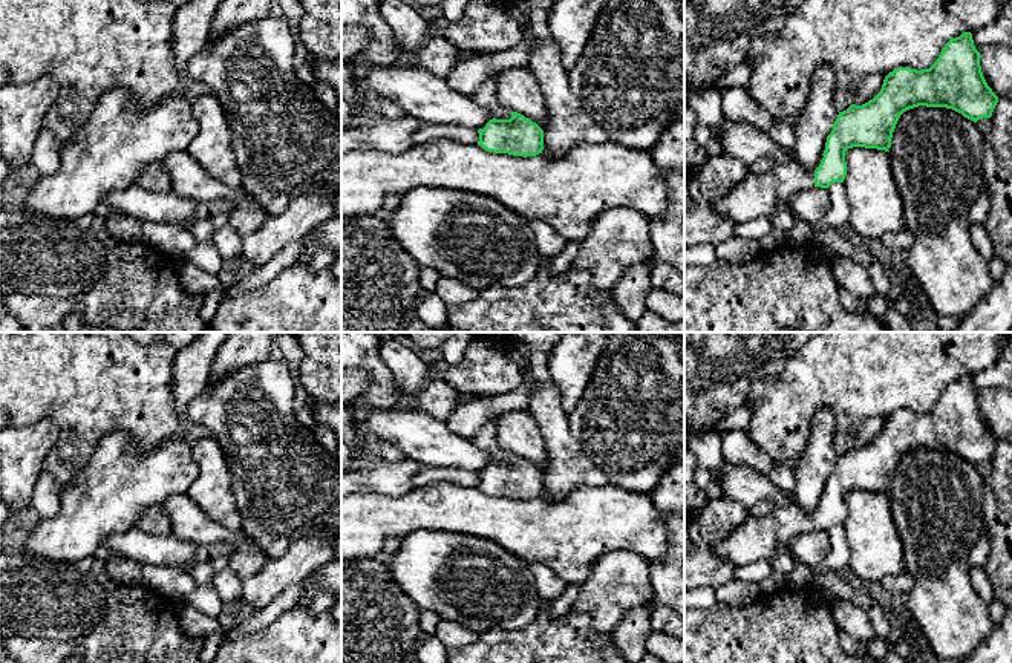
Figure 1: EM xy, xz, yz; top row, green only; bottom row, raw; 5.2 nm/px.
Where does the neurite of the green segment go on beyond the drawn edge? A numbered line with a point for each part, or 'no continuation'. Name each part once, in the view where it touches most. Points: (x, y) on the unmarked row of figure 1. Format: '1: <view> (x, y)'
1: xz (486, 438)

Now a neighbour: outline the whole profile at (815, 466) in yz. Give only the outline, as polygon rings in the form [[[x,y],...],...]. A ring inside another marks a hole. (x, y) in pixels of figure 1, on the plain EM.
[[[821,407],[811,418],[808,439],[799,459],[792,465],[795,475],[795,504],[807,514],[819,510],[827,479],[839,458],[836,449],[837,421],[828,407]]]

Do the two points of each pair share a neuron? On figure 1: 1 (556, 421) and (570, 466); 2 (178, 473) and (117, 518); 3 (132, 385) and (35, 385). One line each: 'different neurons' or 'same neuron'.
1: same neuron
2: same neuron
3: same neuron

